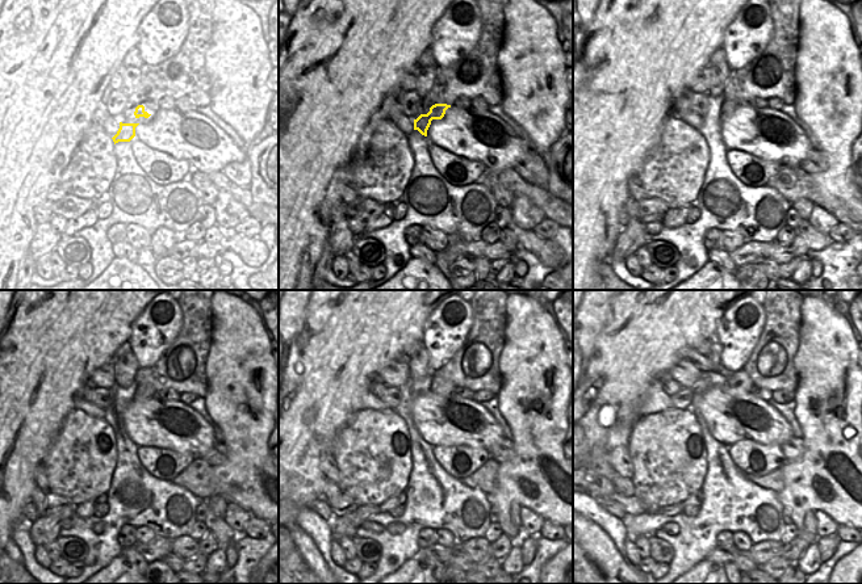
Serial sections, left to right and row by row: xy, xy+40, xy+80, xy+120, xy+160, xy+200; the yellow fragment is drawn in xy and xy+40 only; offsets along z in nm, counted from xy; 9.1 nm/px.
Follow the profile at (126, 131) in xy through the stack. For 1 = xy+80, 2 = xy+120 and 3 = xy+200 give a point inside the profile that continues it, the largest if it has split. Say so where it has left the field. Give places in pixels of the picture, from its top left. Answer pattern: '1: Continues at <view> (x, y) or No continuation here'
1: Continues at xy+80 (728, 106)
2: Continues at xy+120 (143, 391)
3: Continues at xy+200 (740, 381).

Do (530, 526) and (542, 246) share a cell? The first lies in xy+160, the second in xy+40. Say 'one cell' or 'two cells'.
two cells

